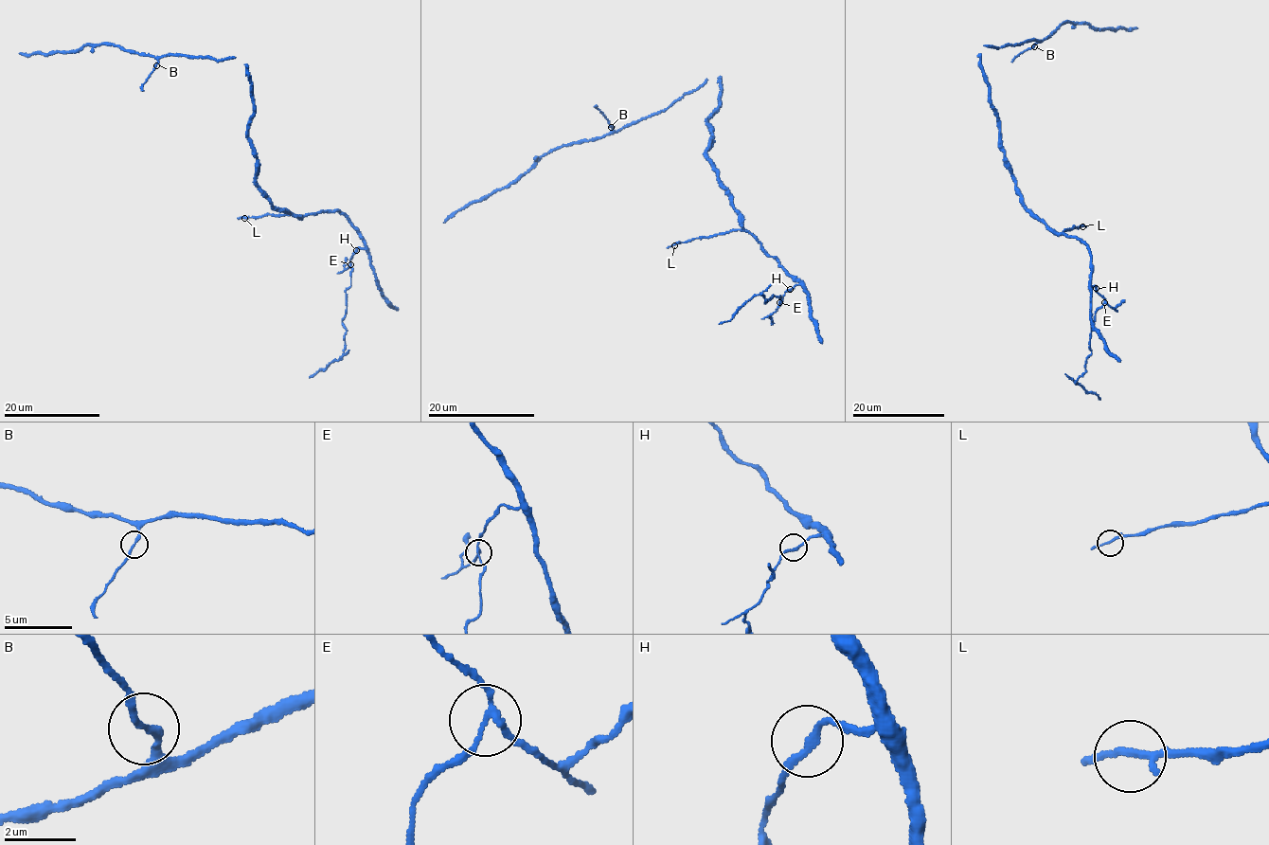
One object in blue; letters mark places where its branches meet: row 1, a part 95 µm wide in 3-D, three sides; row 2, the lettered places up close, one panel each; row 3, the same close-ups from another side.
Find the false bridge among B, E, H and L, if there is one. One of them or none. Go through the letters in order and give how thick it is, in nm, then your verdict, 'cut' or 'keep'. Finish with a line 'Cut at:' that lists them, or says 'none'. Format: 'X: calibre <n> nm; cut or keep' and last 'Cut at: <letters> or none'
B: calibre 190 nm; keep
E: calibre 140 nm; cut
H: calibre 190 nm; keep
L: calibre 150 nm; keep
Cut at: E

